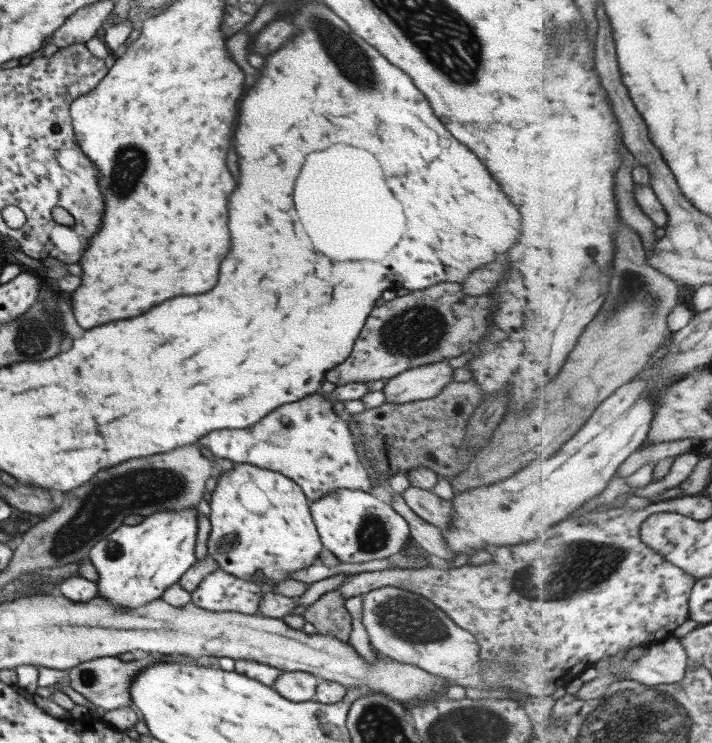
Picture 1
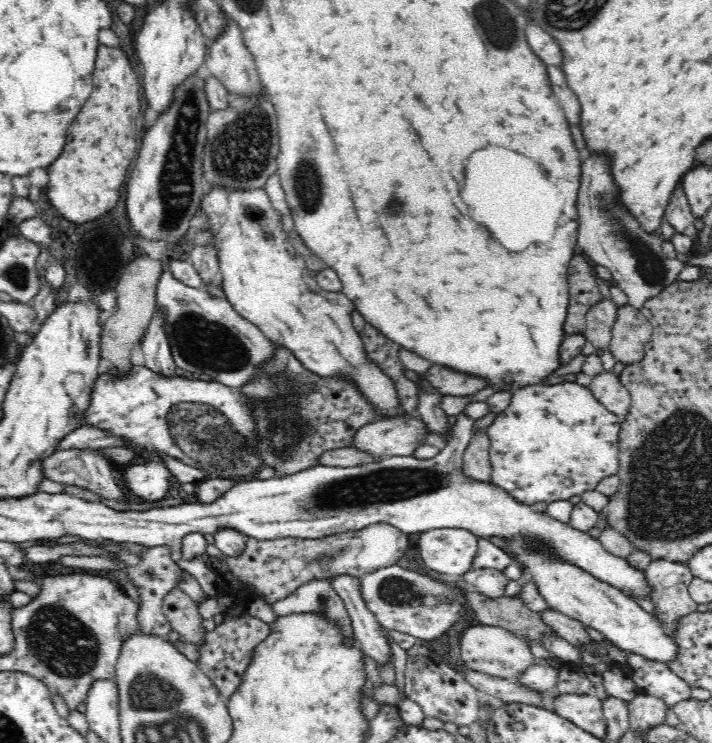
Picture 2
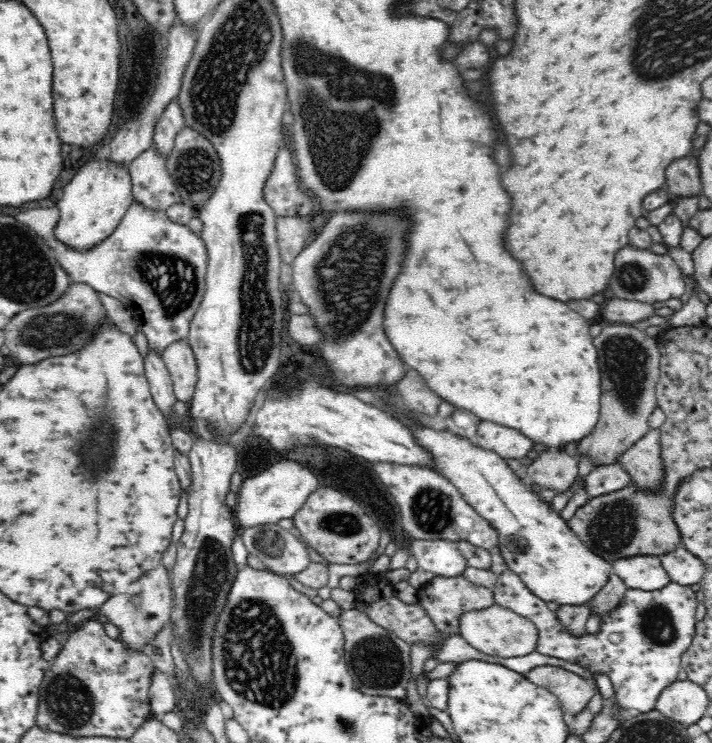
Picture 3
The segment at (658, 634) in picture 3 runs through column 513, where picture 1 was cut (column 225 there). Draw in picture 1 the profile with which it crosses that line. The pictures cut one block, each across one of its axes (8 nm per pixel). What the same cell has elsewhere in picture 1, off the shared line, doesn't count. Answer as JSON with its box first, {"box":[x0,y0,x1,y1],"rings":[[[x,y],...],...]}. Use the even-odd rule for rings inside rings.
{"box":[190,569,263,614],"rings":[[[217,569],[206,574],[197,588],[191,591],[190,601],[199,608],[213,612],[259,614],[259,599],[263,591],[263,587],[251,581]]]}

